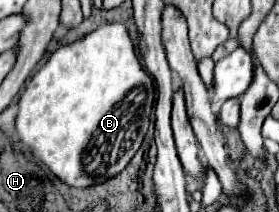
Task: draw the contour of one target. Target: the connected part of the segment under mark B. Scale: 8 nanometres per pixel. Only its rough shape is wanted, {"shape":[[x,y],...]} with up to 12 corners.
{"shape":[[124,23],[56,49],[24,145],[72,187],[140,149],[154,83]]}

